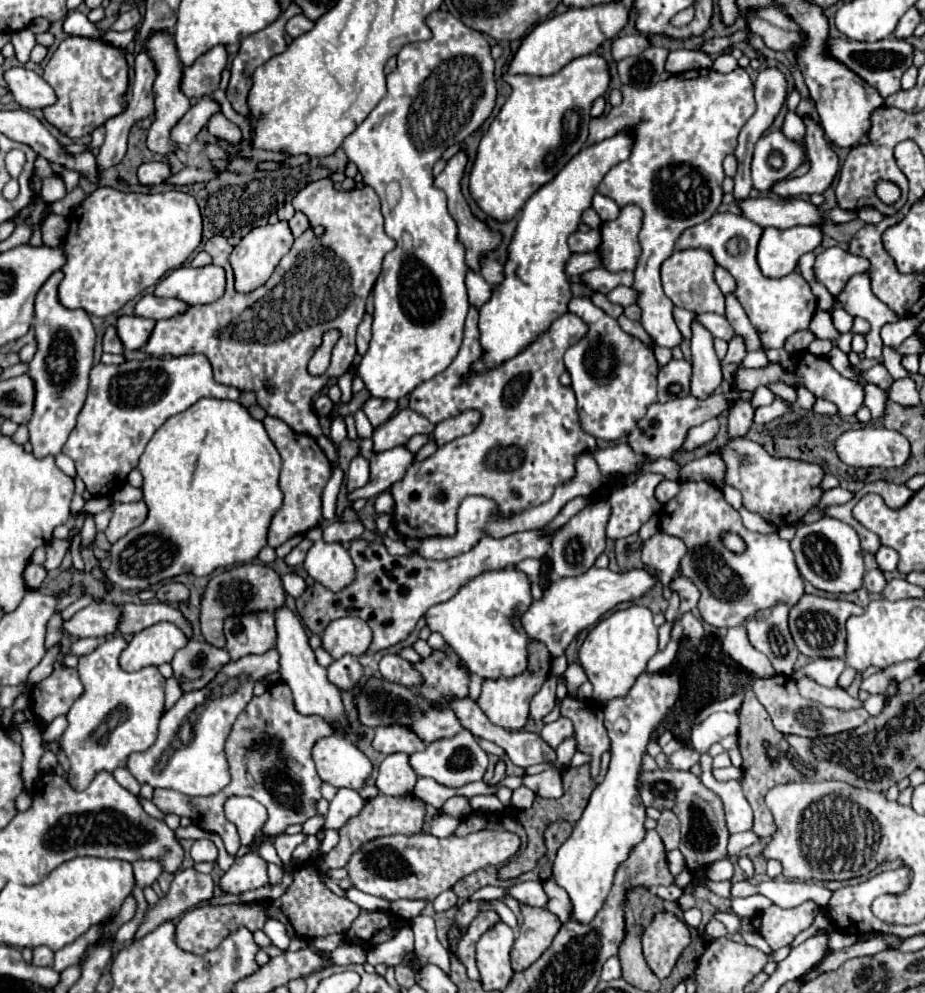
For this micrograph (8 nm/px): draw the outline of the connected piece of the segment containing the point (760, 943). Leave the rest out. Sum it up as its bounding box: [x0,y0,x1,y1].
[742,930,772,952]

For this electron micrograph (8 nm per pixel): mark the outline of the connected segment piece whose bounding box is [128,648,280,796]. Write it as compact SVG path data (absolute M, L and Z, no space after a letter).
M274 648L264 654L244 656L236 662L228 662L206 688L202 688L198 692L188 692L186 696L182 696L174 704L174 708L162 716L160 728L158 728L158 738L152 744L152 748L148 748L148 752L138 752L138 754L130 756L128 770L132 772L132 776L140 784L150 784L152 788L170 788L170 790L178 790L188 796L210 796L210 794L220 792L230 782L228 762L224 756L224 742L228 738L228 732L230 732L232 724L236 722L238 714L252 700L252 696L254 696L252 688L254 688L256 680L264 680L268 674L276 672L278 668L280 668L278 652Z

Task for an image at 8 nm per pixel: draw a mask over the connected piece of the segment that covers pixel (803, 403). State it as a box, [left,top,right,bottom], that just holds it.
[794,388,814,410]

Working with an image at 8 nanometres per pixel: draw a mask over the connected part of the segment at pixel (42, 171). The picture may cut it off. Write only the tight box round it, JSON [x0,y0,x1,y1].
[34,155,53,179]

